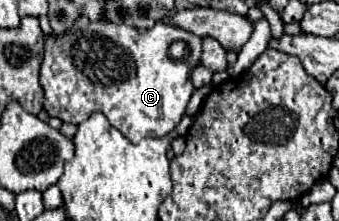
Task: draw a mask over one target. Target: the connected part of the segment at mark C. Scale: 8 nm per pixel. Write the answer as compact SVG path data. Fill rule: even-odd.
M81 20L79 26L73 26L65 34L61 34L61 36L53 34L53 36L45 38L45 58L43 58L43 64L41 64L41 86L45 90L45 110L47 110L49 116L57 116L63 122L71 122L71 124L81 124L93 112L101 112L131 142L139 142L143 138L161 138L161 136L167 136L181 122L181 118L185 114L185 108L187 108L187 104L189 104L189 100L191 100L191 96L195 92L195 86L191 84L191 70L199 64L199 54L201 54L201 38L195 36L195 34L191 34L191 32L185 32L183 28L177 28L173 24L157 22L151 30L137 30L137 28L131 28L131 26L125 26L125 24L113 24L113 22L93 22L93 24L89 24L89 20L85 24Z

